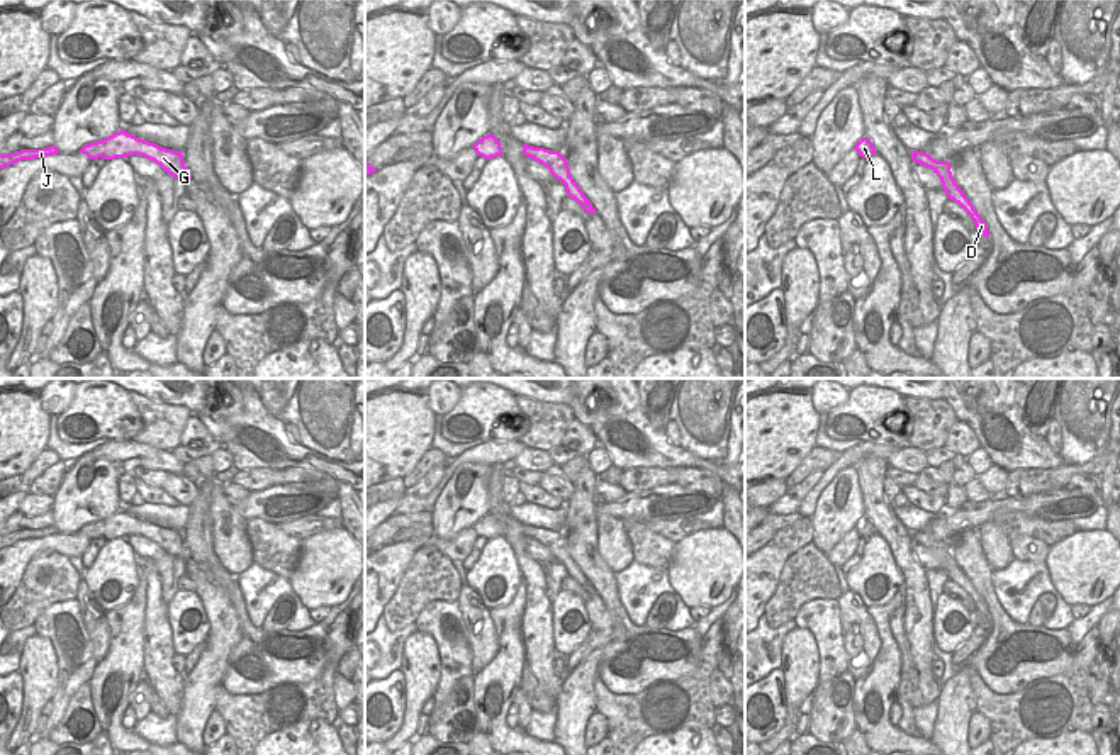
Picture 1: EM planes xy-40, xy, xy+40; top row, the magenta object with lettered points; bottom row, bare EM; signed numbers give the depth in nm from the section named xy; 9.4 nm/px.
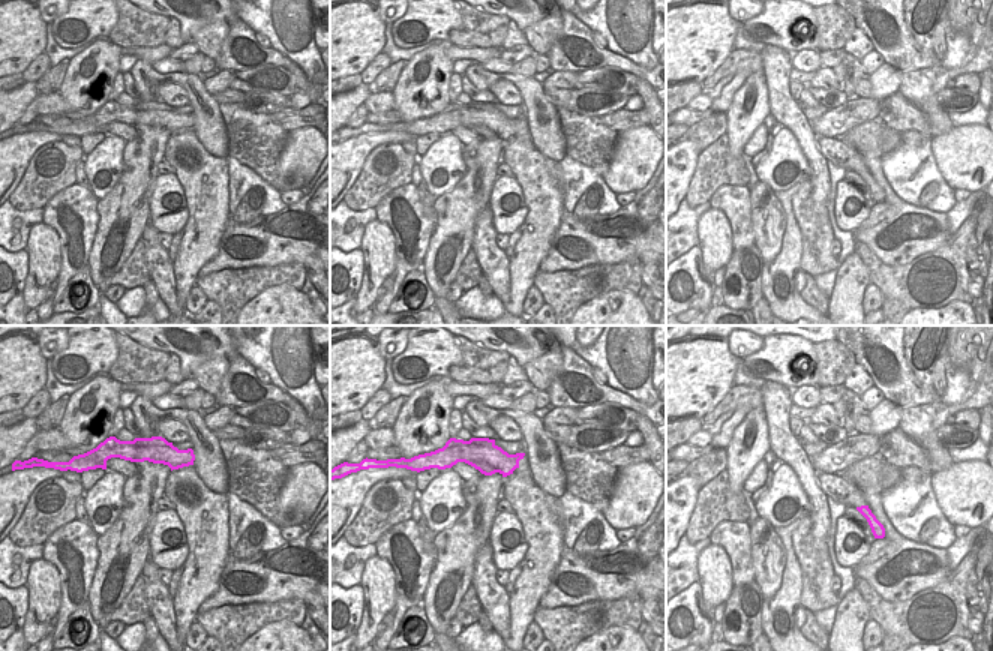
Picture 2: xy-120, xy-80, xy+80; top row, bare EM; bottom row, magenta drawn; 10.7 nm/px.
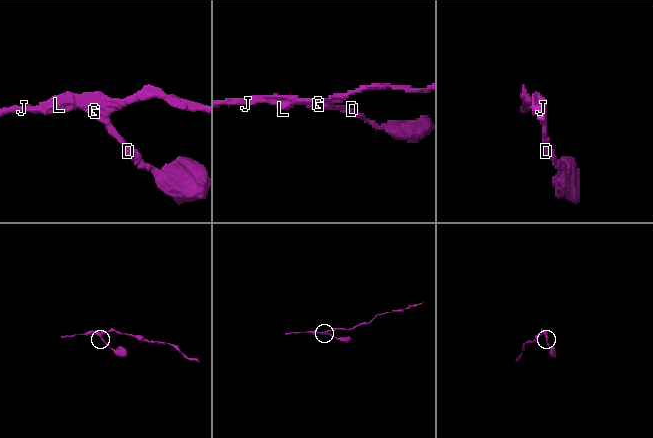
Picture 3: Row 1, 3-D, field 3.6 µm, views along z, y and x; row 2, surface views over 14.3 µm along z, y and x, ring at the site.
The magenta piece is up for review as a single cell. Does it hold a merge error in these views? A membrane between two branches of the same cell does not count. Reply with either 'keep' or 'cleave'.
keep

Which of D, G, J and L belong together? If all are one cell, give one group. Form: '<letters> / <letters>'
D G J L

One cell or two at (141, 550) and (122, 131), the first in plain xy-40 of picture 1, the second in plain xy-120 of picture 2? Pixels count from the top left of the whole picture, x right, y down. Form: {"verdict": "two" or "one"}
{"verdict": "one"}

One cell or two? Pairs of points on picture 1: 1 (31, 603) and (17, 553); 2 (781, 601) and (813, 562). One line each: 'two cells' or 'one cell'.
1: two cells
2: one cell

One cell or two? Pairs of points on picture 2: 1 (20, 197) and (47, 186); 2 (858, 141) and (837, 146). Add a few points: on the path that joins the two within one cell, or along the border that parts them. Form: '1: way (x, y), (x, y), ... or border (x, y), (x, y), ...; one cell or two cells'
1: way (26, 197), (41, 186); one cell
2: border (842, 138), (860, 153); two cells

